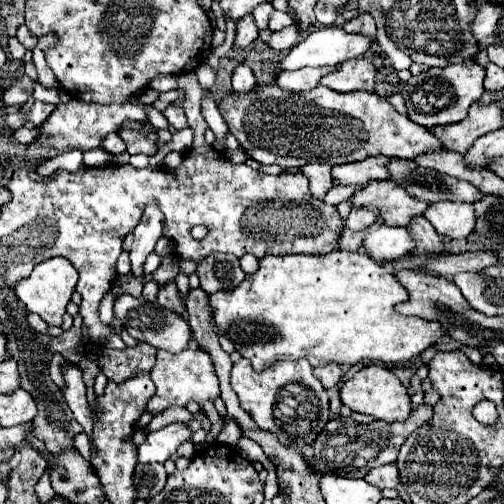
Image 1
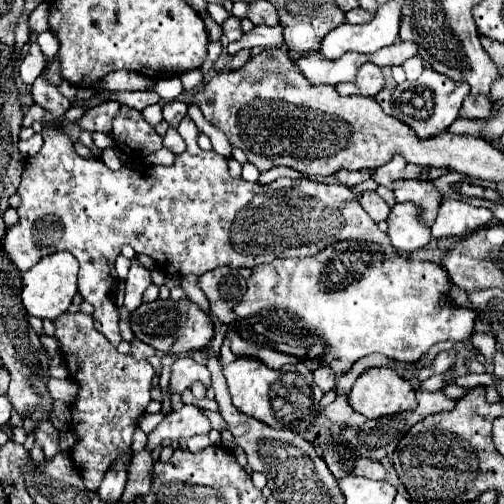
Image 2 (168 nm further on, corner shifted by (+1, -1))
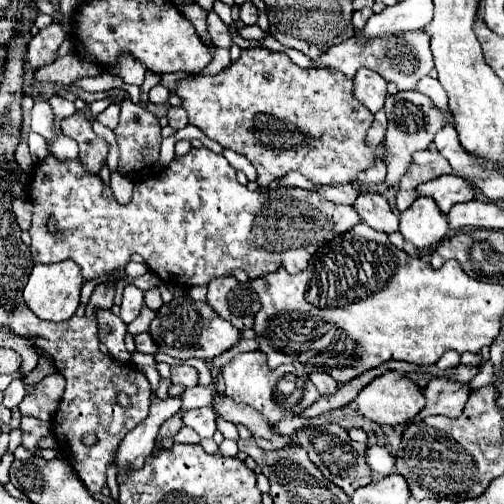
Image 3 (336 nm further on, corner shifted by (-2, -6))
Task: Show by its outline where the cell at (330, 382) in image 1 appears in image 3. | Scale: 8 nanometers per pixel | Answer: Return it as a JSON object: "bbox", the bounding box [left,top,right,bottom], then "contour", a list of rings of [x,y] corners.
{"bbox":[310,373,338,395],"contour":[[[312,373],[310,379],[316,385],[320,395],[334,395],[336,389],[338,389],[338,383],[328,373]]]}

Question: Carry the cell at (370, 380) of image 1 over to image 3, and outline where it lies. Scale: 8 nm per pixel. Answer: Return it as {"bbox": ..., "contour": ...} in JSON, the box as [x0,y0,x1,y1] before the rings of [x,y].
{"bbox":[354,371,424,427],"contour":[[[398,371],[384,373],[382,377],[368,383],[364,387],[364,391],[358,393],[358,397],[354,401],[356,401],[360,415],[368,417],[370,421],[374,421],[378,425],[392,425],[392,427],[412,421],[424,407],[424,395],[422,395],[420,387],[416,387],[408,377],[400,375]]]}

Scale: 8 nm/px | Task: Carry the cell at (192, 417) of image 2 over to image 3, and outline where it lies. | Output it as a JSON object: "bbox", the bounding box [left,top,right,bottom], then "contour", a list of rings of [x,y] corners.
{"bbox":[182,407,216,437],"contour":[[[212,407],[182,411],[182,423],[192,427],[200,437],[212,437],[216,431],[216,415]]]}

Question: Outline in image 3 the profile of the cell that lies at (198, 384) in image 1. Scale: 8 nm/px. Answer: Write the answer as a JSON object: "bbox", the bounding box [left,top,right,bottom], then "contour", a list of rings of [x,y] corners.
{"bbox":[172,365,198,387],"contour":[[[176,365],[172,367],[172,383],[182,387],[194,387],[198,385],[198,371],[188,365]]]}

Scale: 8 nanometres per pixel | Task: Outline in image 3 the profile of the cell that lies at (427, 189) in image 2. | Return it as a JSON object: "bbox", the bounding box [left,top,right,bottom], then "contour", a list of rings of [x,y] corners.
{"bbox":[416,175,474,215],"contour":[[[442,175],[434,181],[418,185],[416,191],[422,197],[432,197],[444,215],[450,211],[450,207],[454,203],[464,203],[464,201],[470,201],[474,197],[468,183],[456,175]]]}

